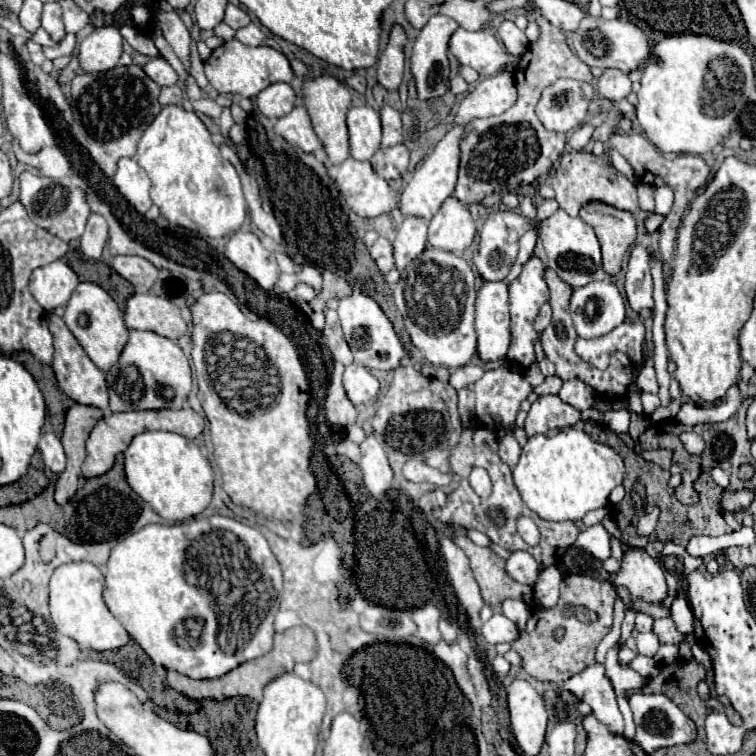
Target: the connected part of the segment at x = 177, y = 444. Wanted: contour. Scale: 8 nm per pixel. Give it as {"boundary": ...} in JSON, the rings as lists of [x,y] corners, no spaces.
{"boundary":[[[146,431],[136,435],[124,451],[124,471],[132,491],[146,501],[162,519],[176,523],[200,515],[212,499],[214,471],[198,445],[182,435],[166,431]]]}

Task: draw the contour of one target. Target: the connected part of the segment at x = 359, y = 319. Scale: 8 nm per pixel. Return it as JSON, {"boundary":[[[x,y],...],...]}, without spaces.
{"boundary":[[[354,293],[350,297],[340,299],[338,305],[338,317],[342,323],[342,331],[346,337],[346,343],[350,347],[350,351],[354,353],[354,361],[370,367],[370,369],[384,369],[384,371],[392,371],[400,365],[400,359],[406,355],[392,323],[386,319],[386,315],[382,313],[382,309],[378,307],[378,303],[364,295],[364,293]]]}

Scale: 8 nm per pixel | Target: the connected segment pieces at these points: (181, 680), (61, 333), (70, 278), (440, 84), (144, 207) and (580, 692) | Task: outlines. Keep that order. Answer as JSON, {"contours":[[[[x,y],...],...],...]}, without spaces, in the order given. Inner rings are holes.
{"contours":[[[[298,625],[298,627],[292,627],[292,629],[284,631],[284,633],[276,633],[274,635],[274,647],[272,647],[270,653],[266,653],[264,657],[258,657],[254,661],[242,663],[240,667],[236,667],[234,671],[226,673],[220,679],[194,681],[194,679],[190,679],[186,675],[180,675],[176,671],[168,671],[168,685],[172,689],[176,689],[178,693],[182,693],[182,695],[186,695],[190,699],[196,699],[196,701],[202,701],[202,699],[222,701],[226,697],[238,697],[238,695],[262,701],[262,691],[264,691],[264,685],[268,681],[280,677],[280,673],[290,673],[296,663],[308,663],[308,661],[314,659],[314,645],[316,645],[314,633],[308,627]]],[[[50,315],[48,317],[48,325],[50,325],[50,333],[54,337],[54,375],[58,381],[58,387],[76,403],[82,405],[92,405],[98,409],[108,409],[108,387],[106,387],[106,377],[104,371],[100,371],[90,357],[84,353],[84,349],[80,347],[80,343],[74,339],[74,335],[70,333],[70,329],[66,327],[66,323],[58,317],[58,315]]],[[[54,261],[32,271],[30,291],[44,311],[52,311],[68,303],[78,283],[78,275],[64,261]]],[[[434,15],[424,29],[420,31],[412,57],[410,57],[410,73],[416,83],[416,97],[422,101],[442,97],[448,91],[448,81],[450,81],[450,63],[448,63],[448,41],[452,33],[458,29],[458,23],[446,15]]],[[[120,159],[114,175],[114,185],[122,197],[138,211],[146,213],[152,207],[150,201],[150,179],[146,171],[134,159]]],[[[592,663],[578,675],[572,675],[570,679],[566,679],[564,689],[570,691],[576,699],[588,703],[594,715],[602,723],[606,723],[612,733],[622,735],[624,731],[622,713],[616,705],[616,693],[610,679],[606,677],[602,663]]]]}

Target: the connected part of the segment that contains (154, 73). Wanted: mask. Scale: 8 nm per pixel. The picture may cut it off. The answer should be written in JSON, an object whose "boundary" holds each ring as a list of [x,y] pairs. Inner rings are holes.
{"boundary":[[[156,57],[156,59],[150,59],[150,63],[144,67],[144,73],[156,81],[160,87],[170,87],[170,85],[176,85],[178,83],[178,75],[176,71],[170,67],[170,63],[162,57]]]}

